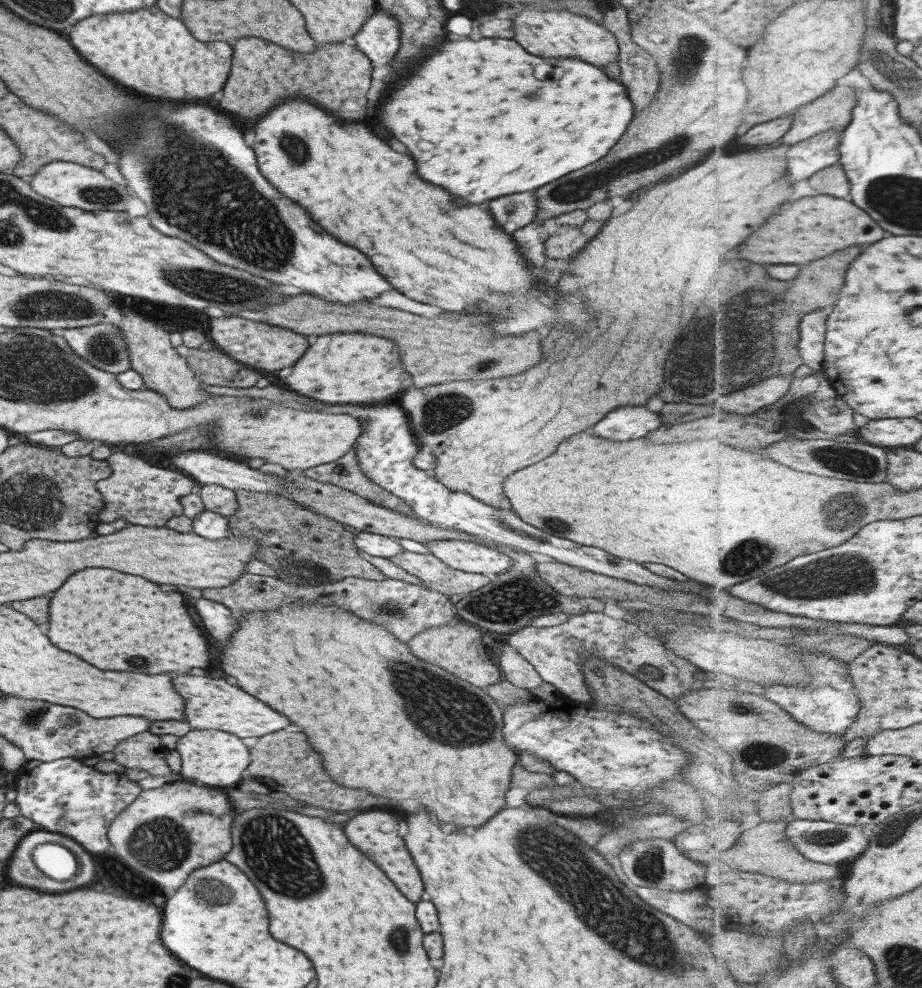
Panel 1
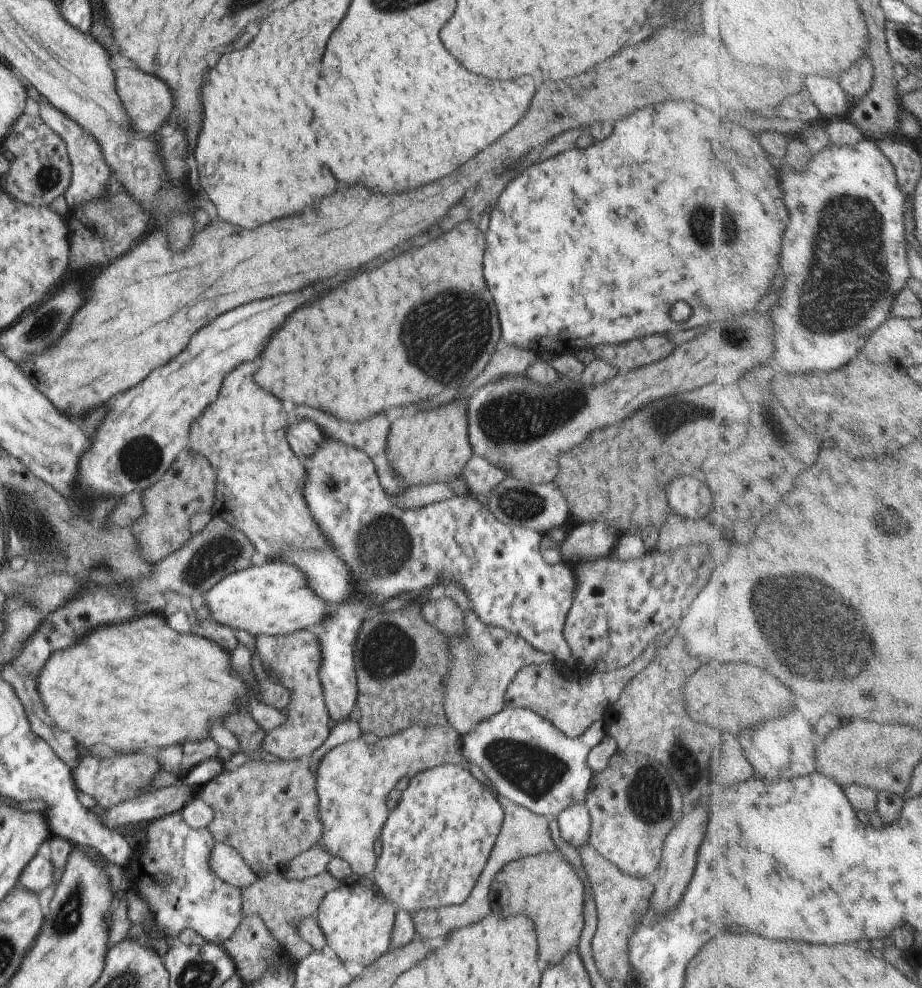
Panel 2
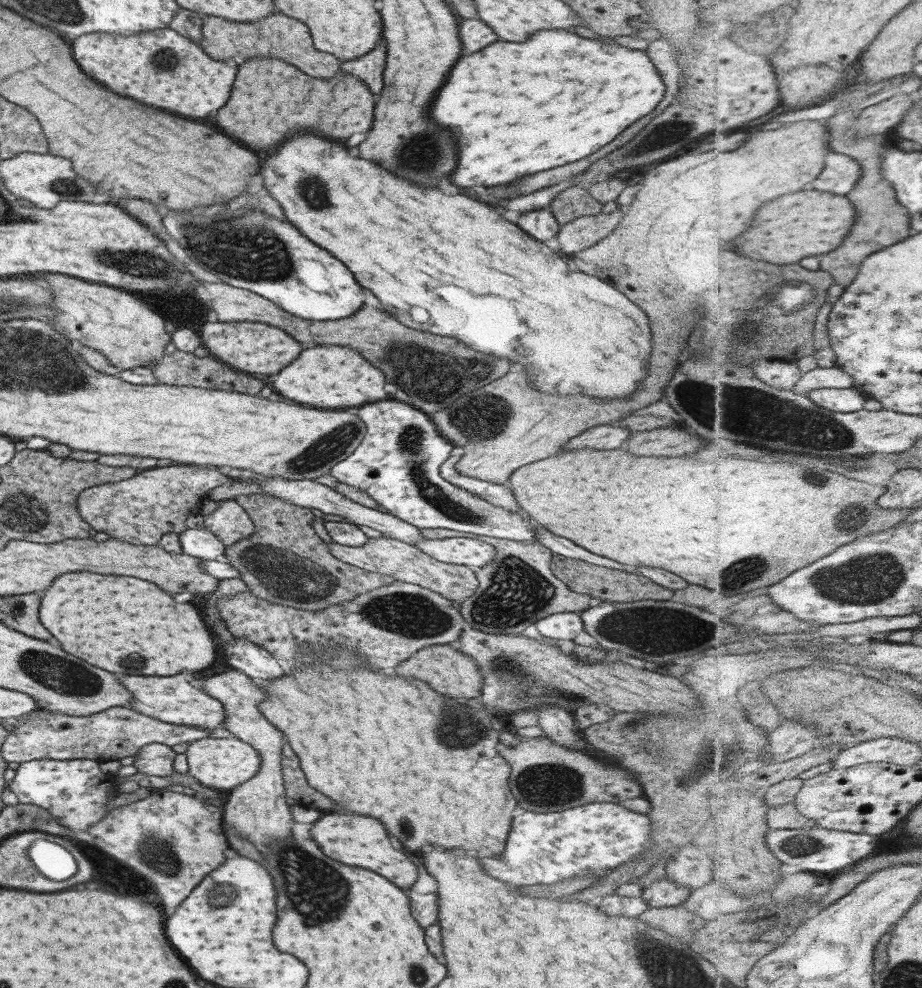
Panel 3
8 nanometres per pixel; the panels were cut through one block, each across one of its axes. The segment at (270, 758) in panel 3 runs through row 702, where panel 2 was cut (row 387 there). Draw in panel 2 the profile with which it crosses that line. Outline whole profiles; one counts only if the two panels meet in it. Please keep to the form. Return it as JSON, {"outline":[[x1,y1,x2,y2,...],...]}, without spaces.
{"outline":[[255,359,237,365,225,375,218,395,191,424,188,446,191,452,205,458,216,474,212,515,221,518,231,528,239,530,249,540,249,544,255,549,253,562,260,564,271,561,271,556,275,558,275,554,279,556,279,552,285,552,289,548,328,550,329,546,324,544,327,542,325,536,317,532,317,524,309,516,309,508,305,508,301,480,306,478,306,470,303,462,293,454,286,439,289,418,283,411,281,400,255,384,253,375,257,366,259,360]]}

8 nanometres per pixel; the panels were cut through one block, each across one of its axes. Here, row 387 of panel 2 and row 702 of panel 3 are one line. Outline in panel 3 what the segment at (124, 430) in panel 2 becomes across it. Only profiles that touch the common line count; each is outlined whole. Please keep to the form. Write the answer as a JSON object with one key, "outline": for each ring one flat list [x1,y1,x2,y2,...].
{"outline":[[181,674,175,676,121,676,119,678,125,688,133,694,133,708,140,714,169,724,195,726,203,730,215,730,225,720,225,712,221,703,207,696,199,688,193,688,183,680]]}

